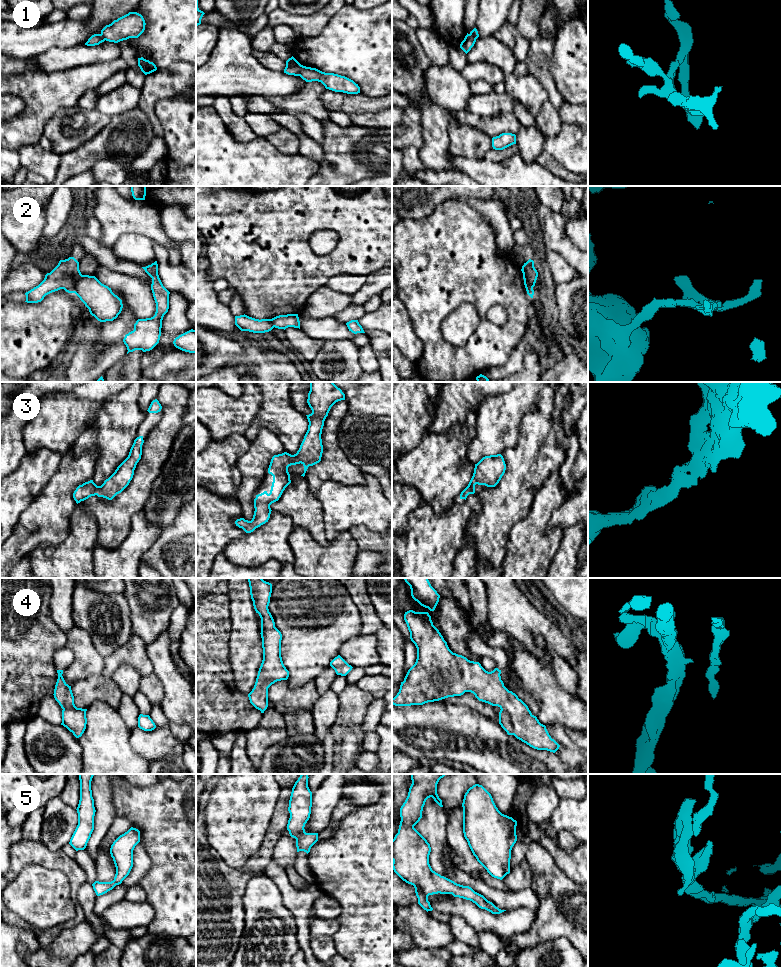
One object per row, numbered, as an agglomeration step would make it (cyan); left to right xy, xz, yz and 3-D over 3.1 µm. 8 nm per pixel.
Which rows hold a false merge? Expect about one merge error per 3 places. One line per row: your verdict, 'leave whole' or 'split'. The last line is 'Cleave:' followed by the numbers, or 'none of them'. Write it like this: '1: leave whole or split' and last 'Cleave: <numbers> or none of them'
1: split
2: split
3: leave whole
4: leave whole
5: leave whole
Cleave: 1, 2

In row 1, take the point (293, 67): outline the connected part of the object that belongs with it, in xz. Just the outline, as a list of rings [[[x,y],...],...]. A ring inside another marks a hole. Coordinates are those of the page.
[[[293,56],[286,61],[286,67],[284,69],[284,73],[288,75],[298,76],[299,73],[303,69],[303,65],[301,65]]]

